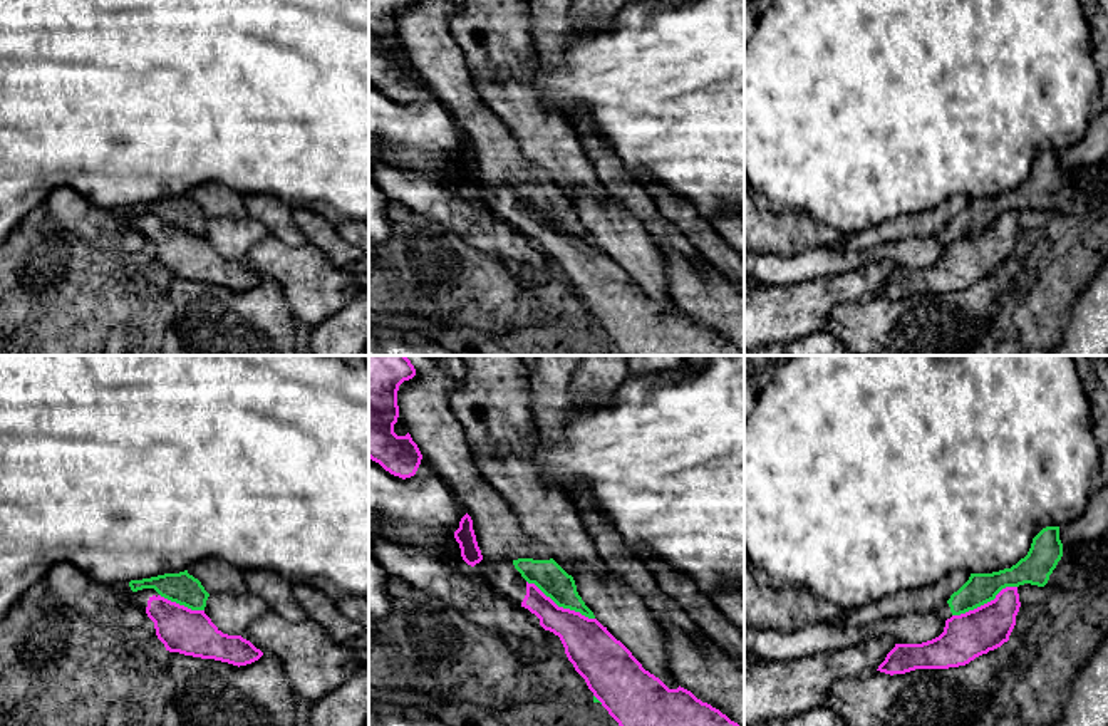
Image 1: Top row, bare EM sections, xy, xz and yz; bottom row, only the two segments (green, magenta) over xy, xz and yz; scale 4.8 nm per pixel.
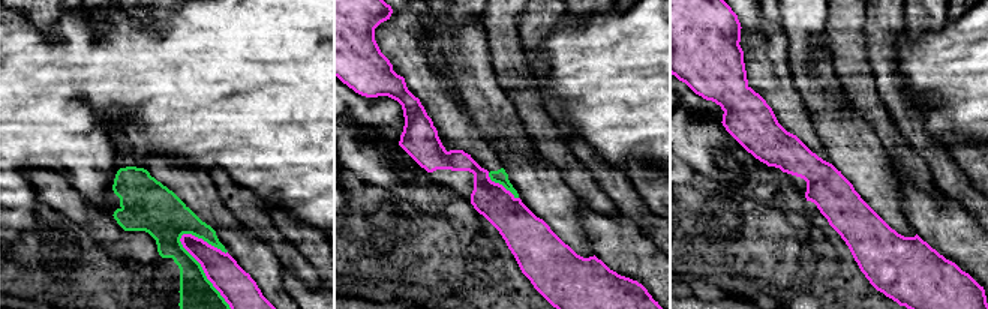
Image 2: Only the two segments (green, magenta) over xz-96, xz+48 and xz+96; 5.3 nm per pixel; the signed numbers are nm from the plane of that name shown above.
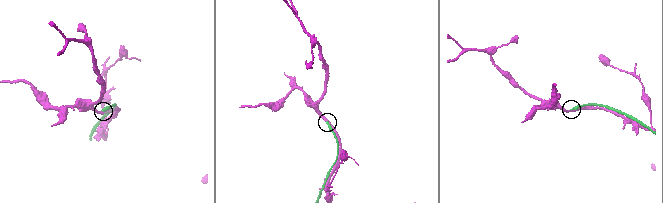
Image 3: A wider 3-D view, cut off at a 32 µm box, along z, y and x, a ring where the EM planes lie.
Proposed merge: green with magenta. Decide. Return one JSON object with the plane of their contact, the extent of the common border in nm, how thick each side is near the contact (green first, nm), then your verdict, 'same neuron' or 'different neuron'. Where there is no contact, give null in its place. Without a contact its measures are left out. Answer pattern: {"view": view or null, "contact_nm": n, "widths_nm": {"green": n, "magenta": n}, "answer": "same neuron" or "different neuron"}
{"view": "xz", "contact_nm": 380, "widths_nm": {"green": 150, "magenta": 240}, "answer": "different neuron"}

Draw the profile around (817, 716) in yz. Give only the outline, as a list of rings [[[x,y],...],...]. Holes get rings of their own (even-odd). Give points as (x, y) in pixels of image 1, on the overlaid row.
[[[826,706],[811,708],[784,721],[784,726],[847,726],[843,719]]]

